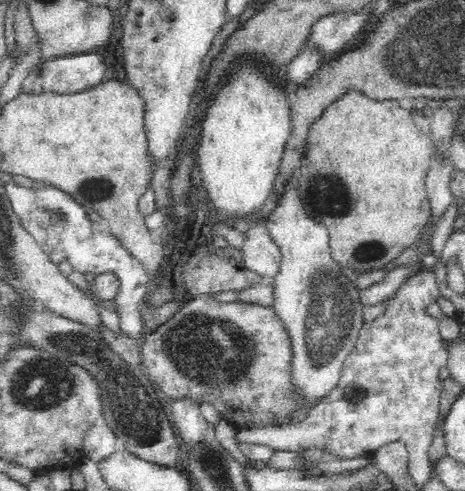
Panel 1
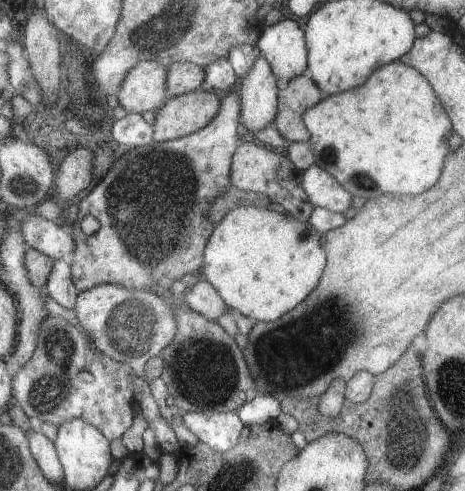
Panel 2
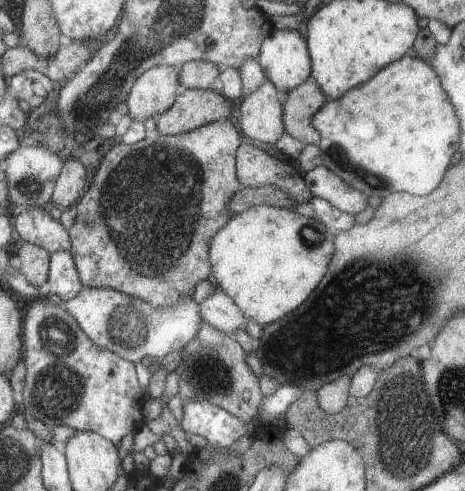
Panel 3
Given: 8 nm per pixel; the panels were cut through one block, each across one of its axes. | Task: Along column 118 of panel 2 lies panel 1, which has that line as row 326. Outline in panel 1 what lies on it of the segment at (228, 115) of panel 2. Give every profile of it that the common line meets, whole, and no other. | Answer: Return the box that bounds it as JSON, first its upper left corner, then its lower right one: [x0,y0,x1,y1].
[142,294,292,428]

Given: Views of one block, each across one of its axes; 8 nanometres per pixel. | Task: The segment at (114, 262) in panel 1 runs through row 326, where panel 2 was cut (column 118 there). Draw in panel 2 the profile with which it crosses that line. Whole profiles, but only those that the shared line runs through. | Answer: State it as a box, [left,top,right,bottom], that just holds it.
[109,114,155,146]

